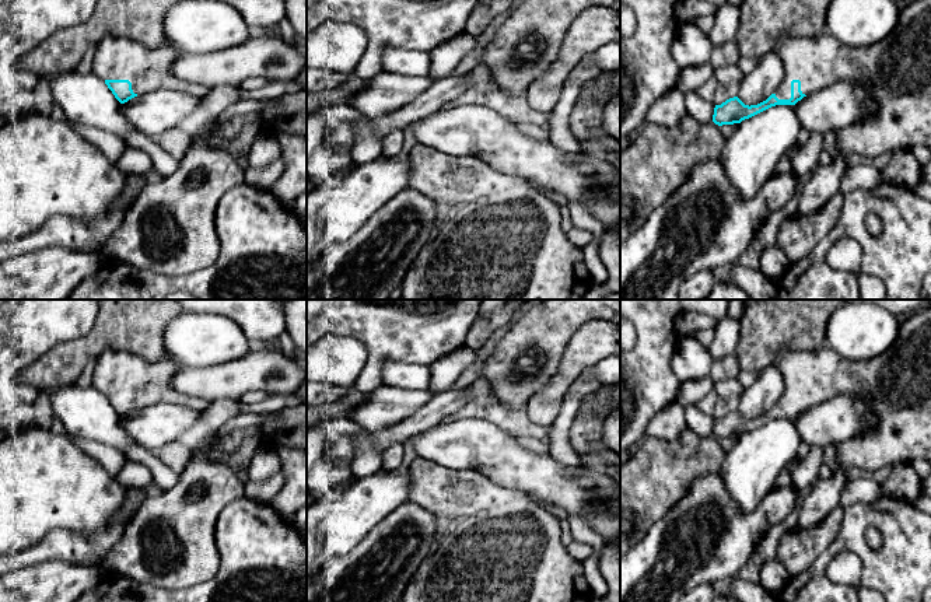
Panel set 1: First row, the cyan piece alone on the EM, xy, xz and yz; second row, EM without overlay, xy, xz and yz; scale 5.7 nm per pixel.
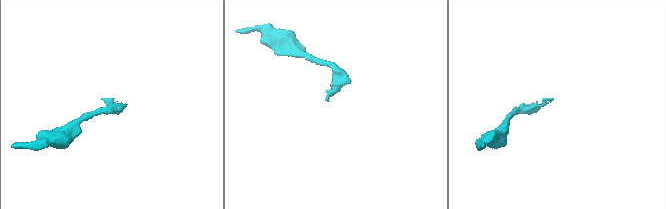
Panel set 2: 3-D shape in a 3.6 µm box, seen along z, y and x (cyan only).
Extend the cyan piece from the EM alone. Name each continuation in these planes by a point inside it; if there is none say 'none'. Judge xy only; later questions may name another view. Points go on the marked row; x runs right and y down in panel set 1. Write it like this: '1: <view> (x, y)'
1: xy (149, 69)

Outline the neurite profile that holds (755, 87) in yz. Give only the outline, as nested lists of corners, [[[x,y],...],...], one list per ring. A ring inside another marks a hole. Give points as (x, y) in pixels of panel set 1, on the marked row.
[[[771,50],[755,62],[755,67],[742,77],[738,98],[745,105],[757,105],[774,94],[784,76],[783,60],[776,50]]]

